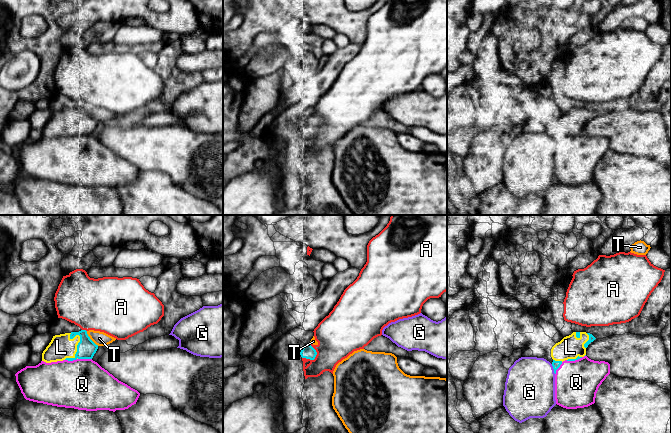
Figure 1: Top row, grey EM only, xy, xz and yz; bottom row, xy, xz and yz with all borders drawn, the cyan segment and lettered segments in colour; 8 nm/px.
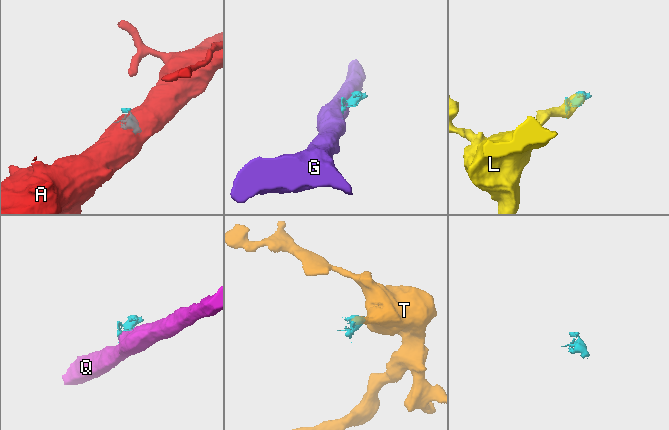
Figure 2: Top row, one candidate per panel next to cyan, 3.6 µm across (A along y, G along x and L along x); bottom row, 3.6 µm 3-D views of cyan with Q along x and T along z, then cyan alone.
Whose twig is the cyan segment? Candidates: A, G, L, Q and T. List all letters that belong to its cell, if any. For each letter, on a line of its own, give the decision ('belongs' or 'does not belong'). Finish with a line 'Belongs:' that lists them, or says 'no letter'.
A: does not belong
G: does not belong
L: belongs
Q: does not belong
T: does not belong
Belongs: L

